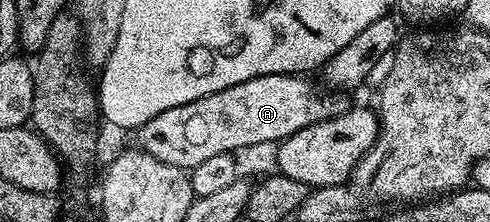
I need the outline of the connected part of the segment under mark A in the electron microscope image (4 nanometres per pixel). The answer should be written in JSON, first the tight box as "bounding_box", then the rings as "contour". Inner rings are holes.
{"bounding_box":[136,74,351,170],"contour":[[[267,74],[259,78],[251,78],[247,82],[239,82],[239,86],[227,86],[227,90],[207,94],[195,102],[187,102],[183,106],[163,110],[163,114],[155,114],[151,122],[143,122],[143,126],[136,129],[136,147],[151,154],[151,158],[159,158],[159,162],[192,170],[199,167],[201,162],[207,161],[207,158],[217,154],[235,153],[240,147],[254,145],[257,142],[280,142],[307,126],[318,124],[320,120],[330,120],[332,116],[349,111],[351,104],[341,97],[344,95],[334,94],[329,90],[320,92],[309,80],[312,79],[301,74],[292,76]]]}

